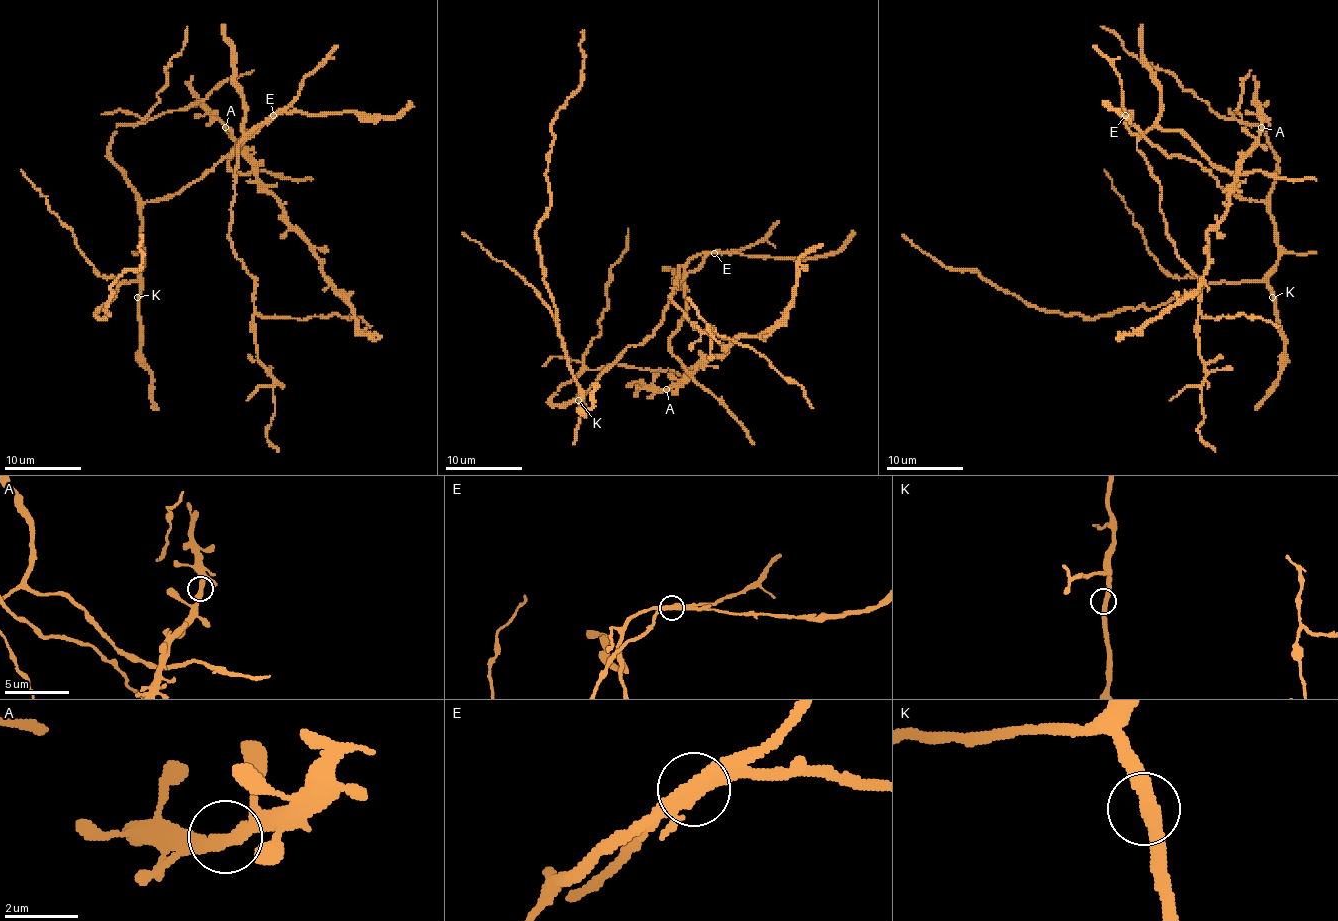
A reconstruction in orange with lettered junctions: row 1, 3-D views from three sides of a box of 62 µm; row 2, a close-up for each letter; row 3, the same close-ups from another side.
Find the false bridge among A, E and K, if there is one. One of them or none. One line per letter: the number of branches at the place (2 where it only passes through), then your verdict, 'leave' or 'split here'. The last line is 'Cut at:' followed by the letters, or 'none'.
A: 2 | leave
E: 2 | split here
K: 2 | leave
Cut at: E

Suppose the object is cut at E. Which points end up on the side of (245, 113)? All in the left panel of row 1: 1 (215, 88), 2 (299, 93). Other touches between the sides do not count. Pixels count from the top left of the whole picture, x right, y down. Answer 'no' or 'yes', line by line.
1: no
2: no

